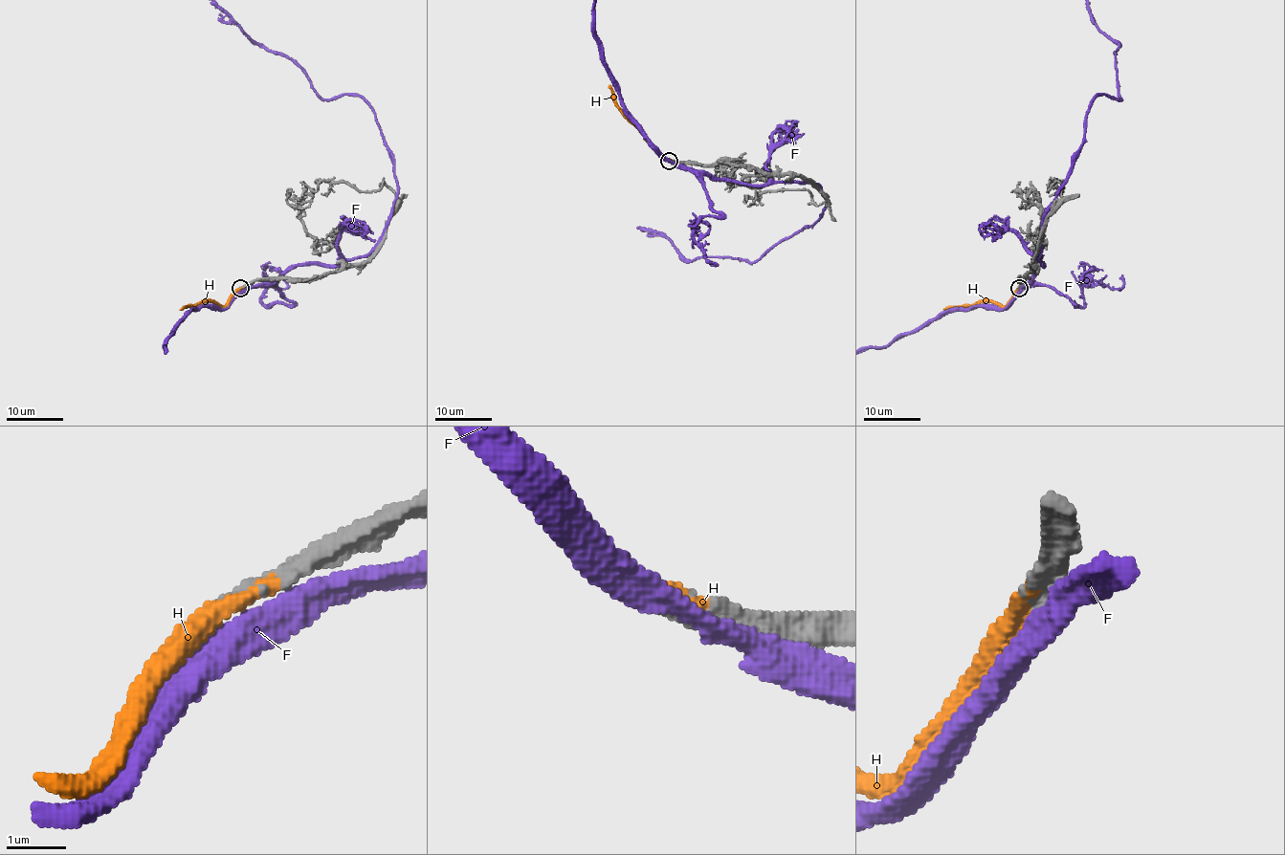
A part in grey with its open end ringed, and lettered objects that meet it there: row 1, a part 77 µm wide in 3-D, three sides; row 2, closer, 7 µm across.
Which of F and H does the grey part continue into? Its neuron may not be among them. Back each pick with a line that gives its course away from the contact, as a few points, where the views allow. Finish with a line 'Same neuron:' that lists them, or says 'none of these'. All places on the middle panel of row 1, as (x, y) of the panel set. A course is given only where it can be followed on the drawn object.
H: it runs (669, 161), (616, 104), (609, 85)
Same neuron: H

